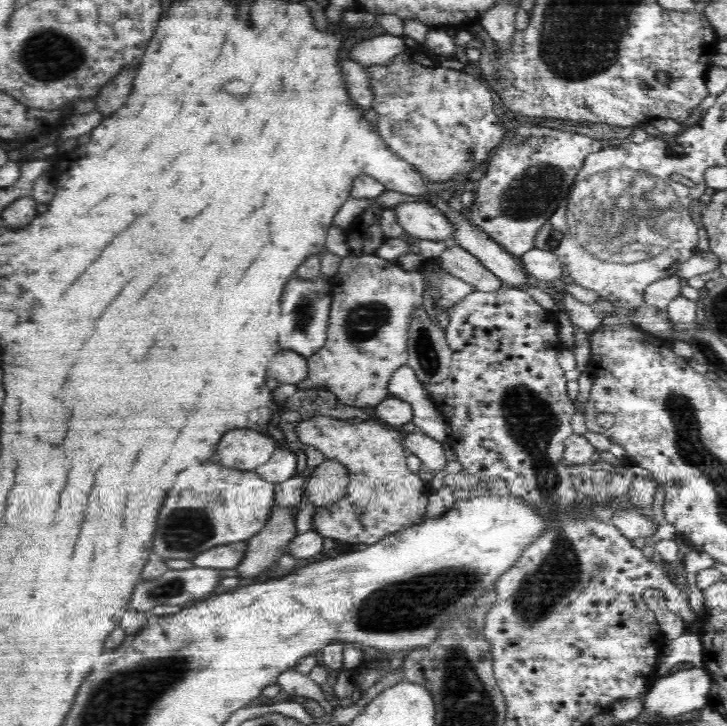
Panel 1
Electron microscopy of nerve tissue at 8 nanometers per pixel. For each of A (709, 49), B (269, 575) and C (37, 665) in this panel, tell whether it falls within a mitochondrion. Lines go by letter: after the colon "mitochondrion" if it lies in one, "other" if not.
A: other
B: other
C: other

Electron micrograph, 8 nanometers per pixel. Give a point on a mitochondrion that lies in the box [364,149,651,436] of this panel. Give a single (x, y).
(536, 192)

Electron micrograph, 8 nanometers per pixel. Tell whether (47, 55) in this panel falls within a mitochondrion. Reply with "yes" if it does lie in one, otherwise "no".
yes

